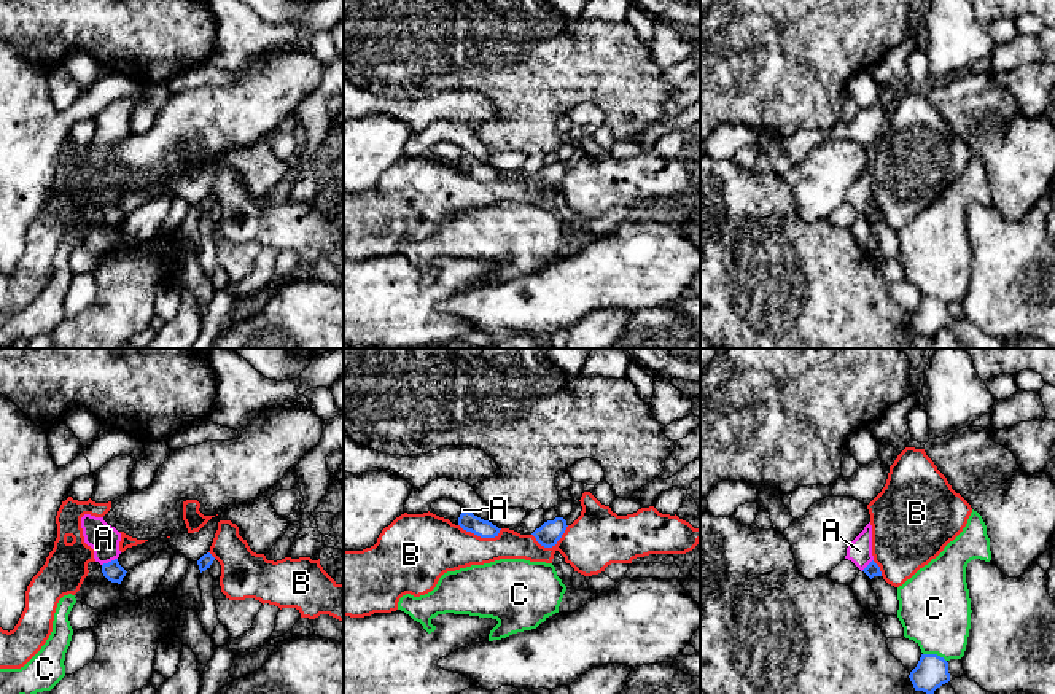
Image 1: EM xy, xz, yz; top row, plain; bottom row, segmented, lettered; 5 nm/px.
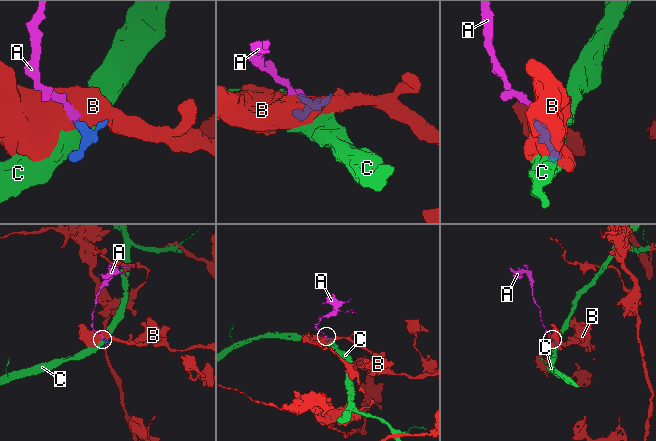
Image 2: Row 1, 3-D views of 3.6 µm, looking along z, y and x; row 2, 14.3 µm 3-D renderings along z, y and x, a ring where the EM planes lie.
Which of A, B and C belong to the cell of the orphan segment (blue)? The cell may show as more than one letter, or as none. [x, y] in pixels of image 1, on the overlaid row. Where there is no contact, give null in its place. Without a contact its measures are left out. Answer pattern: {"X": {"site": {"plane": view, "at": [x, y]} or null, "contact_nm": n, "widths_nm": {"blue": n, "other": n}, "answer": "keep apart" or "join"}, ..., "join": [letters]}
{"A": {"site": {"plane": "xy", "at": [109, 562]}, "contact_nm": 90, "widths_nm": {"blue": 100, "other": 150}, "answer": "join"}, "B": {"site": {"plane": "xz", "at": [481, 537]}, "contact_nm": 220, "widths_nm": {"blue": 90, "other": 300}, "answer": "keep apart"}, "C": {"site": {"plane": "yz", "at": [934, 655]}, "contact_nm": 130, "widths_nm": {"blue": 170, "other": 360}, "answer": "keep apart"}, "join": ["A"]}

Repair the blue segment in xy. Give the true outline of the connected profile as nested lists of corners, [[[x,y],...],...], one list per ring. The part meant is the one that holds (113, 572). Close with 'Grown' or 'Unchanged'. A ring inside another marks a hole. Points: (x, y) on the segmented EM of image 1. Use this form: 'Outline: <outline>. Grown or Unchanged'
Outline: [[[84,514],[81,517],[84,543],[94,549],[94,559],[102,565],[103,576],[121,584],[126,570],[119,565],[118,557],[121,533],[108,525],[103,517]]]. Grown

